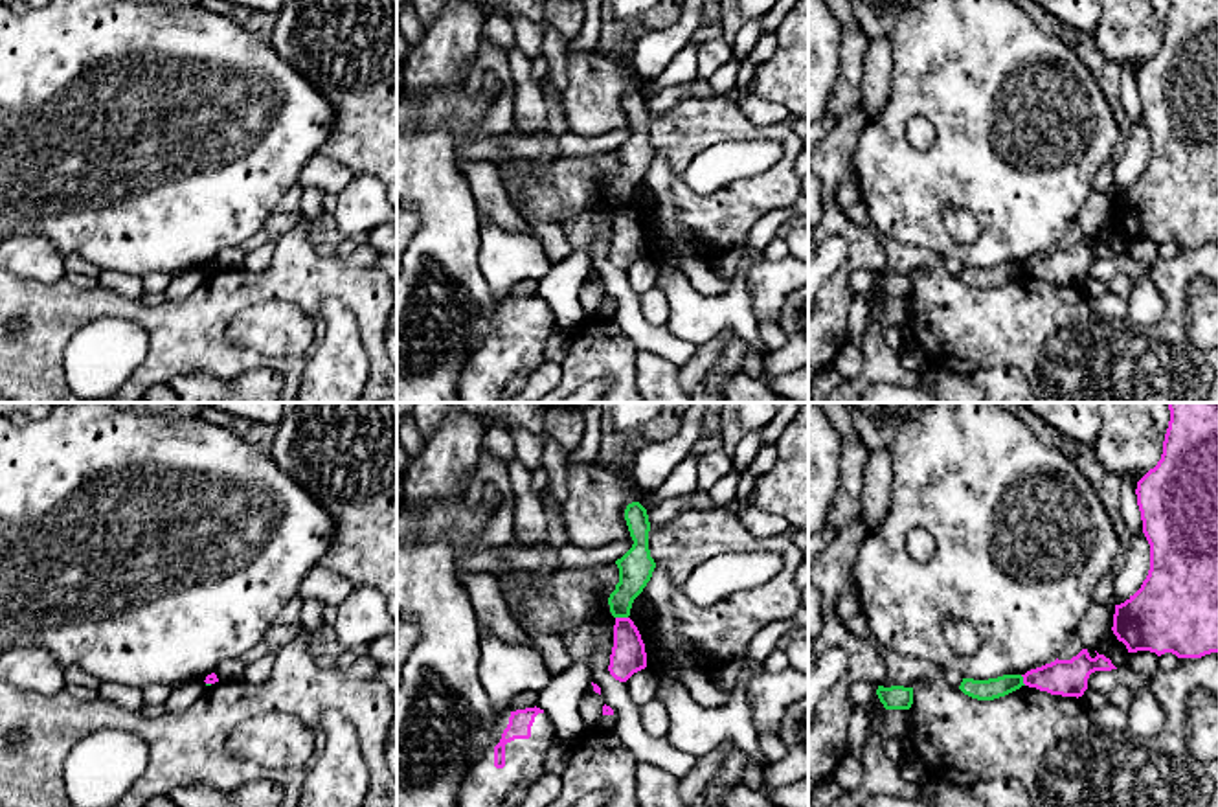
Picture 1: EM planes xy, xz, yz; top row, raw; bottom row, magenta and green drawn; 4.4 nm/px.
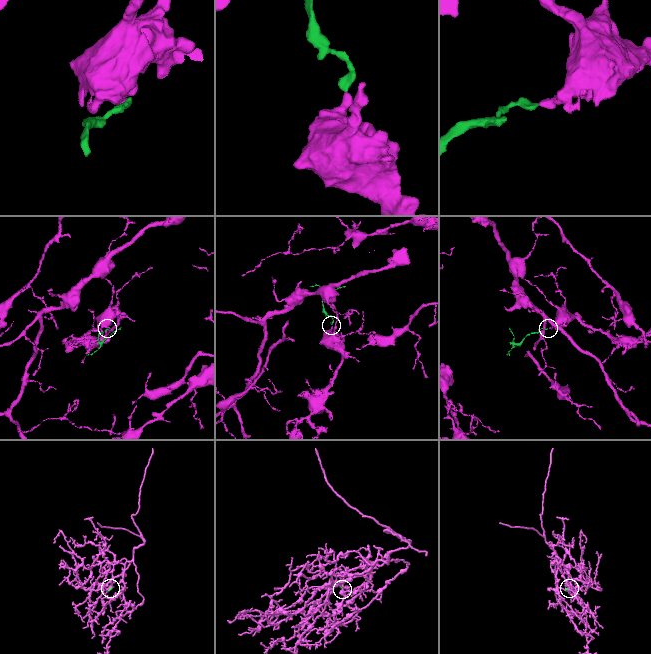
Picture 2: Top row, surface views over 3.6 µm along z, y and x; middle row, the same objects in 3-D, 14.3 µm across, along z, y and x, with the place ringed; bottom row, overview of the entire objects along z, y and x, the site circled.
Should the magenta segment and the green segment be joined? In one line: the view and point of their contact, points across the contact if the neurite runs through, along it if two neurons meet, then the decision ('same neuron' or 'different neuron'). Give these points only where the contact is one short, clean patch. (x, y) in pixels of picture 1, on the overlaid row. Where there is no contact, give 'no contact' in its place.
contact xz (621, 618); border xz (616, 616), (627, 618); different neuron

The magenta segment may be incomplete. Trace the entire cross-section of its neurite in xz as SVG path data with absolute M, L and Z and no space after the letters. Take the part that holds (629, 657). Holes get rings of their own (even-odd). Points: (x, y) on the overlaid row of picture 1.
M615 618L610 675L626 682L634 673L647 667L647 653L641 634L630 618Z

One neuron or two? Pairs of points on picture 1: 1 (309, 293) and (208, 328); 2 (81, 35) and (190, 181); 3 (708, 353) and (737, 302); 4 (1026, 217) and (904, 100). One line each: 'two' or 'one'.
1: one
2: one
3: two
4: one

